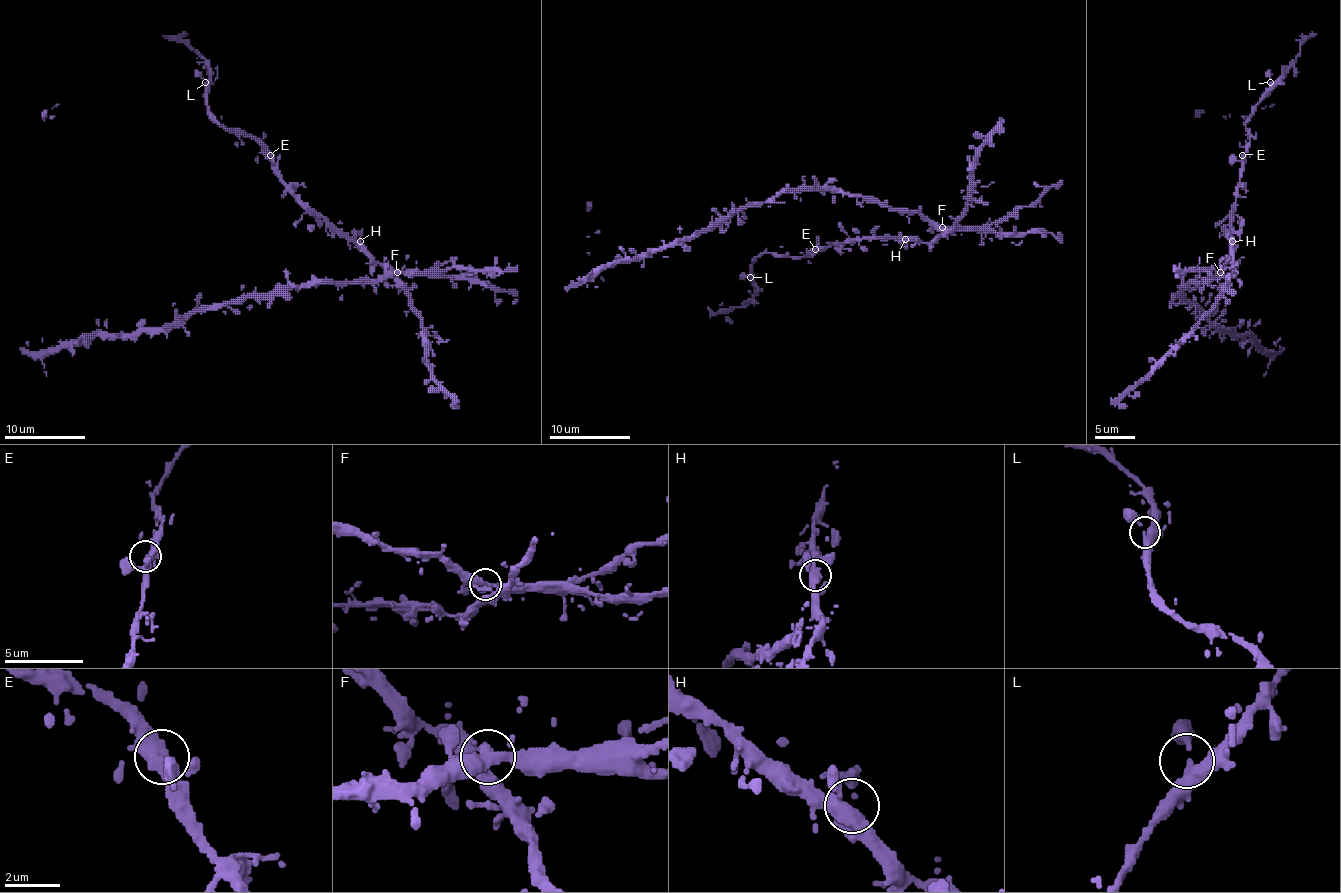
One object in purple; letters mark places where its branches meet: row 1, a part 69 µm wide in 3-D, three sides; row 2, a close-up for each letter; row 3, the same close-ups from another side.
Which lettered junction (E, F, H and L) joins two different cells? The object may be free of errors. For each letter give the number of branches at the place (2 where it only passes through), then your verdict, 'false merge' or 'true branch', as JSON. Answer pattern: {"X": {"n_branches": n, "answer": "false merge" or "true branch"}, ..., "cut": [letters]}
{"E": {"n_branches": 4, "answer": "true branch"}, "F": {"n_branches": 3, "answer": "false merge"}, "H": {"n_branches": 3, "answer": "true branch"}, "L": {"n_branches": 3, "answer": "true branch"}, "cut": ["F"]}

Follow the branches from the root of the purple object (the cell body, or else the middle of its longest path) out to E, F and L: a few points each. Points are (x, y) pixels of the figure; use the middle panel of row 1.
E: (907, 239), (853, 239), (825, 249), (815, 249)
F: (907, 239), (931, 243), (941, 227)
L: (907, 239), (853, 239), (825, 249), (815, 249), (802, 257), (764, 253), (752, 263), (750, 277)

